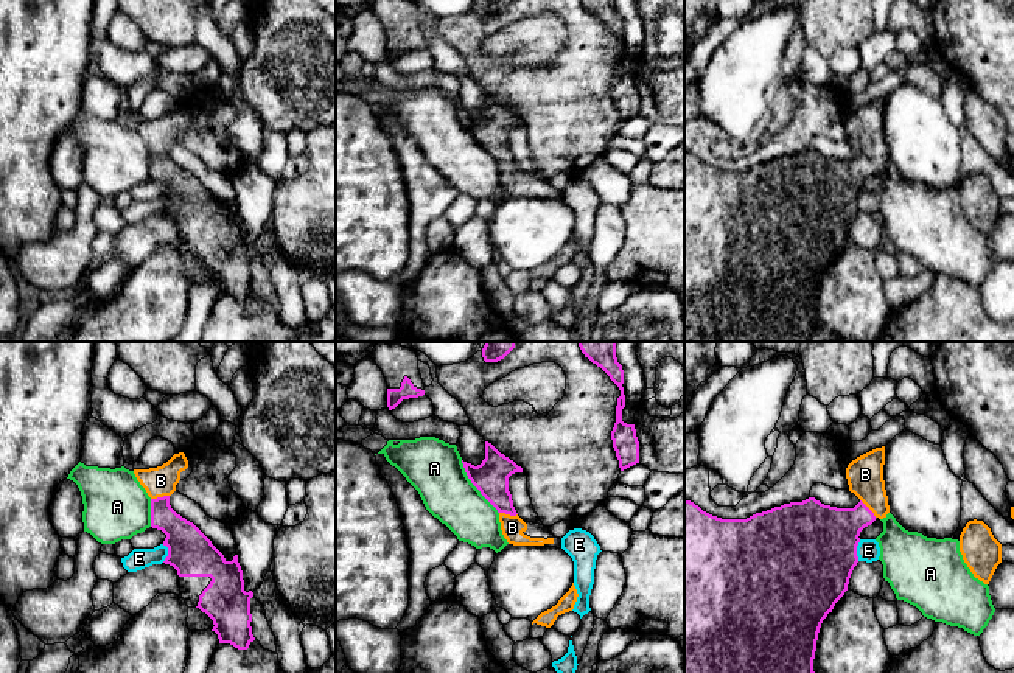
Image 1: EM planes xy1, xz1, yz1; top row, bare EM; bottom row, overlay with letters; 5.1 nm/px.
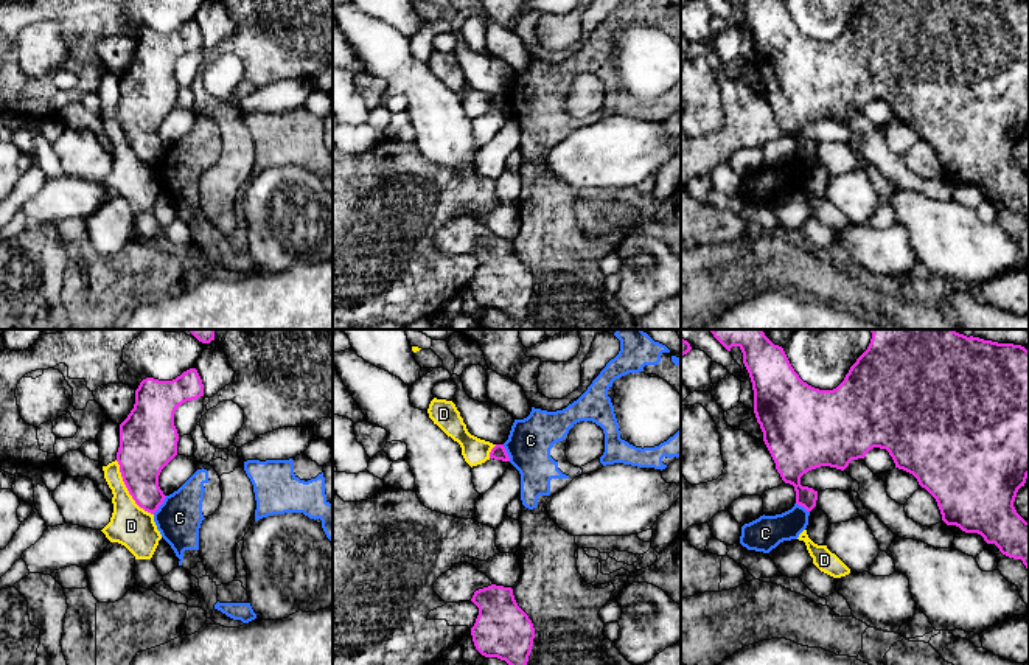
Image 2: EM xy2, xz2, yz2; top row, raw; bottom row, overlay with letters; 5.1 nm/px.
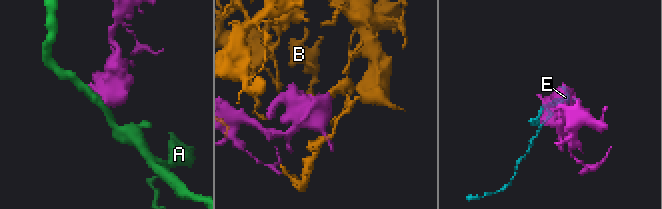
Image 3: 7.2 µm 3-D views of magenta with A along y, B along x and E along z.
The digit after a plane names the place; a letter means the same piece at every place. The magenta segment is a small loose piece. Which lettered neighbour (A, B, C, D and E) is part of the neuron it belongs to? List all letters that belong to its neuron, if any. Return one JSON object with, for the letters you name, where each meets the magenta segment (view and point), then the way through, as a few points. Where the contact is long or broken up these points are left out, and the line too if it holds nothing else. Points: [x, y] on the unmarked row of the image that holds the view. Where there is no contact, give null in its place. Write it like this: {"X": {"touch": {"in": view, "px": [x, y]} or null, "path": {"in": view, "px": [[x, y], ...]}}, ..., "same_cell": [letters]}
{"B": {"touch": {"in": "xy1", "px": [159, 149]}, "path": {"in": "xy1", "px": [[184, 190], [162, 167], [159, 149], [160, 132]]}}, "same_cell": ["B"]}

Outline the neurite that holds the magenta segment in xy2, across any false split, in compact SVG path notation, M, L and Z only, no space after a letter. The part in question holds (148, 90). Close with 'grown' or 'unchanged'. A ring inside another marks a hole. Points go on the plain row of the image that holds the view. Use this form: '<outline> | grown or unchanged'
M196 20L173 33L146 30L135 42L134 61L120 76L117 113L123 134L135 155L151 166L166 149L159 127L177 107L174 65L183 54L201 48L204 36Z | unchanged

